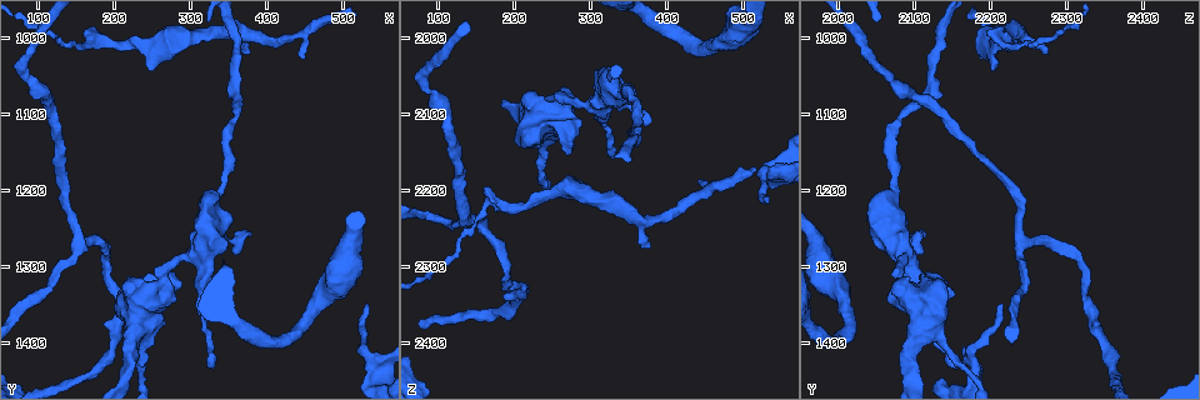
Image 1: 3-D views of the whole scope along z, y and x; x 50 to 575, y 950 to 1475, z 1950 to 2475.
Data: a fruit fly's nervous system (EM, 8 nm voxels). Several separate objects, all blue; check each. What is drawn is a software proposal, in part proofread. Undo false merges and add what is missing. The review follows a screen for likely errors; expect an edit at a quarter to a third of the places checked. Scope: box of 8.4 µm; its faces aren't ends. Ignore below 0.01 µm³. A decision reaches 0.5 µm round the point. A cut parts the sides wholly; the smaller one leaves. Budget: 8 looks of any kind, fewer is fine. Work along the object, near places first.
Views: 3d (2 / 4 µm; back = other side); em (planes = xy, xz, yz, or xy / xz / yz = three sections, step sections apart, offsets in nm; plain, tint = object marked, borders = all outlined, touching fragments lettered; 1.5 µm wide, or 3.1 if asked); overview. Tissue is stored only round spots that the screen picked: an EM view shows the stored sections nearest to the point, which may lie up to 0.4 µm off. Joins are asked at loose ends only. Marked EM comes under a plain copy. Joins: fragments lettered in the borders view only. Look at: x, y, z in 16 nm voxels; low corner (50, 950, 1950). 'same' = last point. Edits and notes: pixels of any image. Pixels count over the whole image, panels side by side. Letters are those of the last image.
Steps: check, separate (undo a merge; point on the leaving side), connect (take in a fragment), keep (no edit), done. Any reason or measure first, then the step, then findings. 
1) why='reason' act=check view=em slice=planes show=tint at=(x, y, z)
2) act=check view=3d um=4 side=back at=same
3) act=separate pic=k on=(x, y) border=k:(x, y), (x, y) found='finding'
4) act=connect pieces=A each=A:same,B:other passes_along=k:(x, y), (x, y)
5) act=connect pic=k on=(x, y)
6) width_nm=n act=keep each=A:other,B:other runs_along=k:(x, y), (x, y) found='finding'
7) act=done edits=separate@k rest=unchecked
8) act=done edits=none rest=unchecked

why='free end' act=check view=em slice=xy step=8 show=tint at=(375, 1015, 2275)

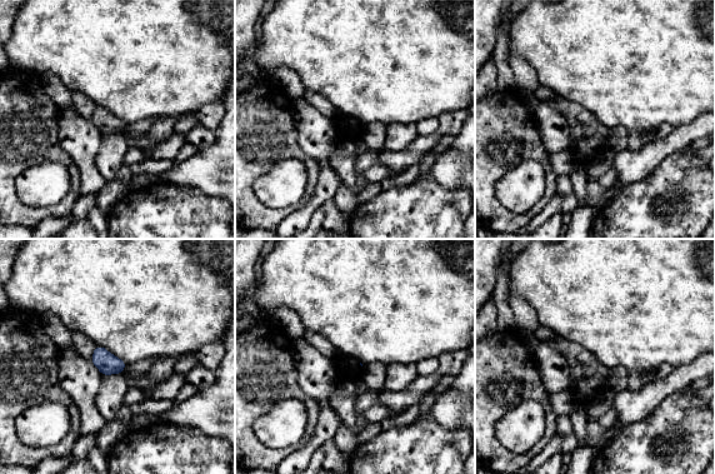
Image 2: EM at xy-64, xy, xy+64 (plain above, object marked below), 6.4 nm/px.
act=check view=em slice=planes show=borders at=same

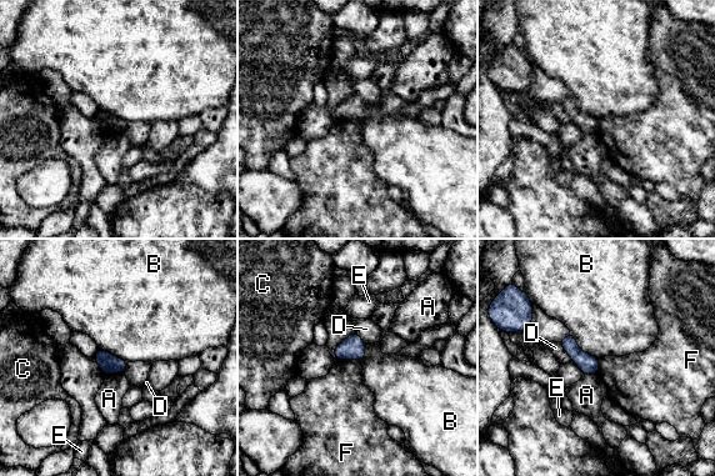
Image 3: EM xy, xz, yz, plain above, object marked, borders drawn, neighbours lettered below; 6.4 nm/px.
act=keep each=A:other,B:other,C:other,D:other,E:other,F:other border=3:(570, 334), (581, 351), (599, 359) found='no lettered fragment goes on from it'

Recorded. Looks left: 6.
why='tapers out' act=check view=em slice=planes show=borders at=(445, 1025, 2190)

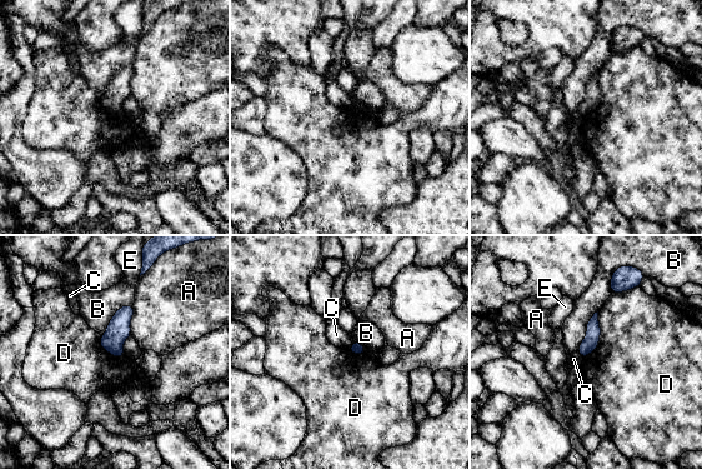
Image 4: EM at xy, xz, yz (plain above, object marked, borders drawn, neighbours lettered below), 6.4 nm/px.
act=keep each=A:other,B:other,C:other,D:other,E:other border=4:(598, 312), (600, 340), (583, 358) found='no lettered fragment goes on from it'

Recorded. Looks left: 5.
why='tapers out' act=check view=3d um=2 side=back at=(330, 1430, 2155)

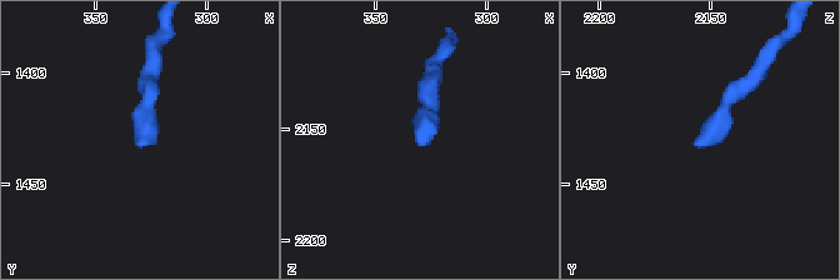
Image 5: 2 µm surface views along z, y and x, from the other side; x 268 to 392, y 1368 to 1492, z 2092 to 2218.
act=check view=em slice=planes show=borders at=(325, 1432, 2154)

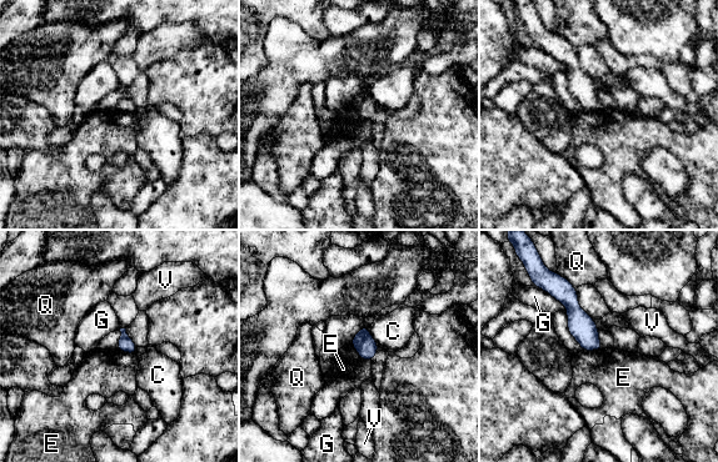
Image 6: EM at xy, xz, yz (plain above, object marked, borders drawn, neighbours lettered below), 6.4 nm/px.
act=keep each=C:other,E:other,G:other,Q:other,V:other runs_along=6:(561, 286), (578, 322), (598, 346) found='no lettered fragment goes on from it'

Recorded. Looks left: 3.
act=done edits=none rest=unchecked

